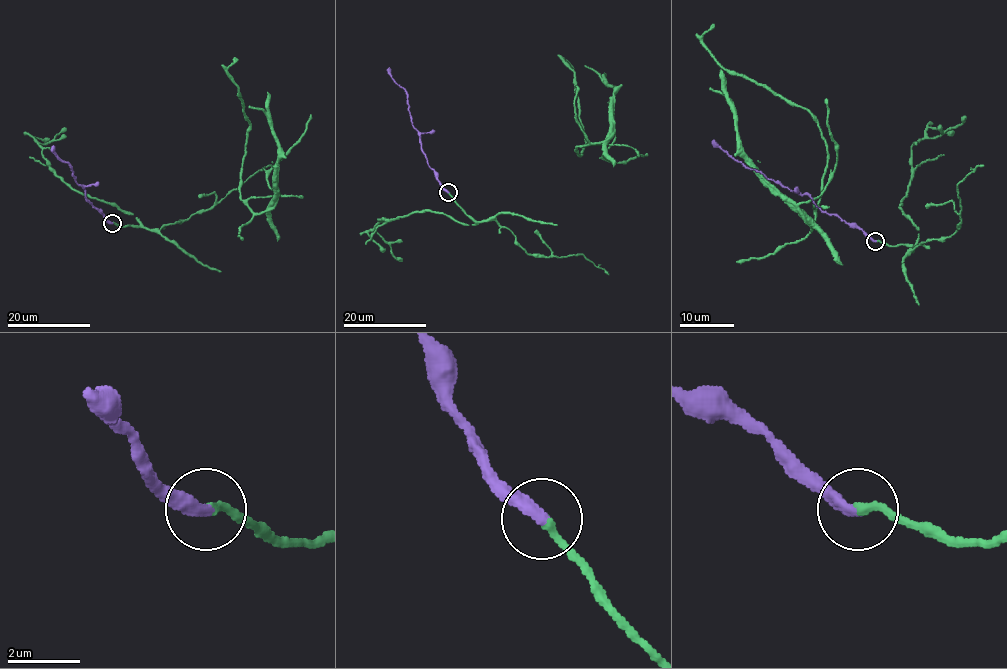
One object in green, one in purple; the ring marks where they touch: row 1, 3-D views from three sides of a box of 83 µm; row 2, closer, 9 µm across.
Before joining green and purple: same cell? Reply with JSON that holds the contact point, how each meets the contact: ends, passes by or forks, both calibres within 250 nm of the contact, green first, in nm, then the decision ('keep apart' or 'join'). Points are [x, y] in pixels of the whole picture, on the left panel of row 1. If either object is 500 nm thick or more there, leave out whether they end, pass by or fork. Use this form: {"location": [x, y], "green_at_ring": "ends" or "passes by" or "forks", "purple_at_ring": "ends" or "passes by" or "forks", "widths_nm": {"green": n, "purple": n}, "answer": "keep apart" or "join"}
{"location": [112, 223], "green_at_ring": "ends", "purple_at_ring": "ends", "widths_nm": {"green": 240, "purple": 400}, "answer": "join"}

